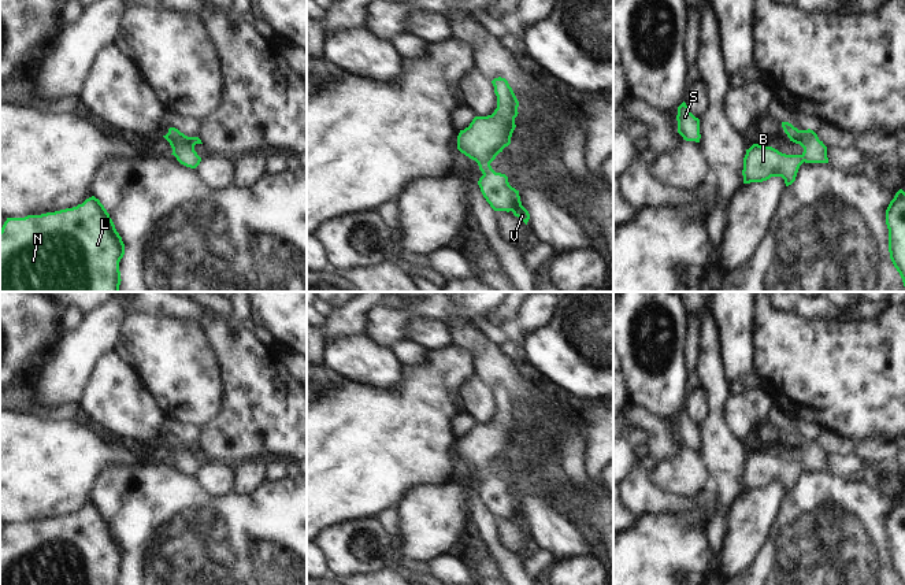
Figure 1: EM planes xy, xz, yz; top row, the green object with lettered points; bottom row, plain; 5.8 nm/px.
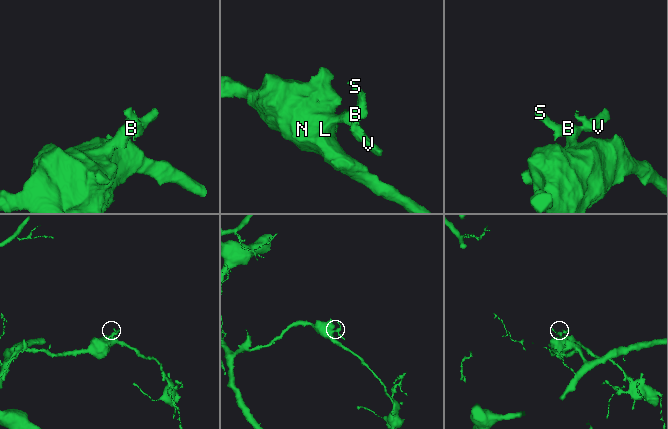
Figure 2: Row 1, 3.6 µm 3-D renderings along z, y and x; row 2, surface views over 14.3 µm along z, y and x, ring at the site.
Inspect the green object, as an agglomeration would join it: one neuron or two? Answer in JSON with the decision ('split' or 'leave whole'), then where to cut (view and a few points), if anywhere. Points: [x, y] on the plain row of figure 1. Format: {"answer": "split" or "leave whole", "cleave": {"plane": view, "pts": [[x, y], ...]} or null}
{"answer": "leave whole", "cleave": null}

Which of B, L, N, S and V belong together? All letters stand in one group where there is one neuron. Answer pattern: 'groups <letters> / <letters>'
groups B L N S V

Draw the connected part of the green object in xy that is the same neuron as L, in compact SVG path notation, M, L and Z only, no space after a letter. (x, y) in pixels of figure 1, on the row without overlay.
M94 503L82 511L41 522L7 525L0 537L0 585L120 585L125 551L110 521Z

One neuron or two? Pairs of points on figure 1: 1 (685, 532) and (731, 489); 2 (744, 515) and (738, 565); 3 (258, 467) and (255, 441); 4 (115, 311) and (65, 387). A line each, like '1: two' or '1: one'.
1: two
2: one
3: two
4: one

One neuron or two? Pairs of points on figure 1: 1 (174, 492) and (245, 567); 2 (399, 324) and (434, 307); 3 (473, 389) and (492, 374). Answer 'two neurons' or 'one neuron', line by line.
1: one neuron
2: one neuron
3: two neurons

